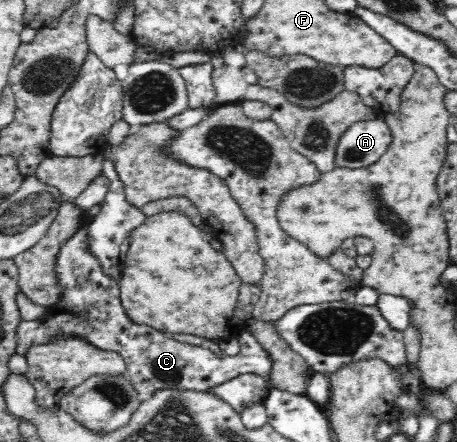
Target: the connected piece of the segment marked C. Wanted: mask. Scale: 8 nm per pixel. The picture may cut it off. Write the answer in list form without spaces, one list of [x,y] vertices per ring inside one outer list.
[[[79,225],[59,247],[52,265],[59,290],[54,304],[44,308],[44,312],[34,320],[25,320],[17,329],[17,353],[26,355],[35,345],[47,345],[57,337],[78,337],[97,349],[111,351],[123,356],[130,384],[141,402],[153,397],[153,393],[163,389],[177,391],[206,391],[234,377],[253,373],[265,377],[267,388],[273,389],[268,381],[270,359],[260,349],[253,334],[243,329],[236,338],[240,348],[236,354],[221,355],[203,348],[174,340],[167,333],[143,322],[135,322],[125,312],[120,296],[118,281],[103,270],[101,262],[89,246],[87,225]]]

